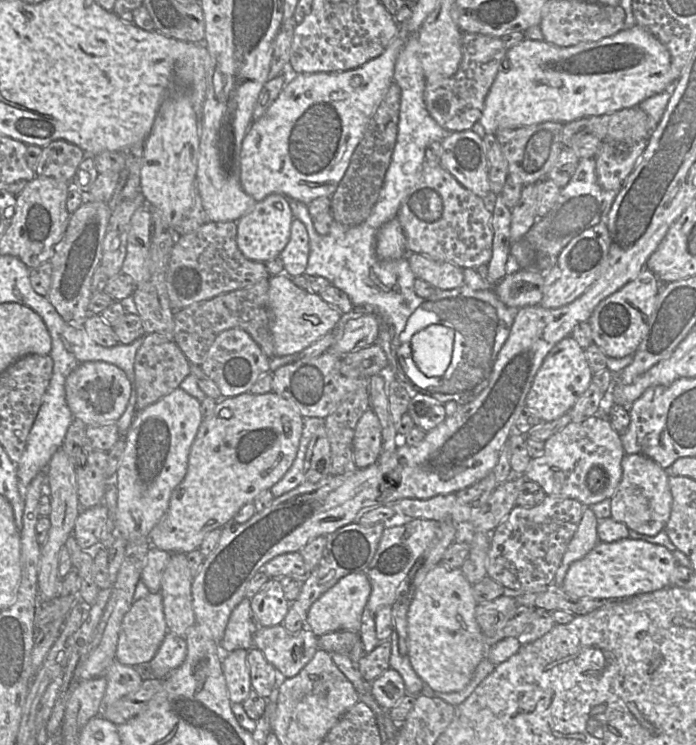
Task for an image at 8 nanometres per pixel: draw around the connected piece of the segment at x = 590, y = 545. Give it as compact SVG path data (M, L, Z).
M587 507L578 529L563 555L553 584L561 587L565 574L571 564L585 557L600 542L597 534L598 521L599 519L595 516L592 509Z

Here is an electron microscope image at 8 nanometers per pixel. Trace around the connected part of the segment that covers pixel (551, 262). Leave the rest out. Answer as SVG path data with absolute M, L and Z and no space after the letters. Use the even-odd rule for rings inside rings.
M582 158L569 183L561 188L560 195L553 208L543 217L538 218L524 239L530 243L535 251L535 263L531 268L521 270L535 270L539 273L549 272L557 263L561 251L568 243L601 222L607 221L607 216L617 195L614 191L601 188L596 175L594 158Z

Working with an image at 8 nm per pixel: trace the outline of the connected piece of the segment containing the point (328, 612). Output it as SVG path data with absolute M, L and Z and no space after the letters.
M365 572L344 576L311 605L306 615L306 626L317 637L341 630L359 633L362 614L365 610L370 591L370 581Z

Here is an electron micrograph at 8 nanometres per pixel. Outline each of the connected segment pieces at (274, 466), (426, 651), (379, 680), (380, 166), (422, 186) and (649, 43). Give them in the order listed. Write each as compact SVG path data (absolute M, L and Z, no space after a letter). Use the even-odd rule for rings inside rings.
M243 393L217 399L212 415L204 418L191 445L186 474L173 490L168 509L151 530L151 546L169 553L186 554L199 549L205 535L233 521L238 511L264 490L277 483L293 464L303 430L303 418L292 404L277 393Z
M436 565L417 586L407 611L410 664L433 691L449 693L462 690L478 663L486 656L488 645L475 619L473 584L460 568Z
M391 667L370 683L370 692L377 704L387 711L406 695L401 675Z
M393 83L369 119L343 178L330 196L330 213L334 221L346 226L356 226L365 221L373 210L396 144L400 99L401 89Z
M424 163L422 176L407 191L397 218L406 238L408 253L470 269L488 264L491 259L491 211L486 208L483 198L462 186L438 163Z
M639 25L629 29L622 29L613 36L603 38L596 42L587 42L570 47L559 47L550 43L531 39L524 39L517 45L507 49L505 59L497 73L495 80L486 96L484 108L478 122L481 133L493 134L502 129L515 129L524 126L537 124L546 121L556 121L565 124L581 118L589 118L610 114L625 108L639 107L644 100L659 94L665 90L670 90L674 84L671 71L671 57L668 49L648 30Z

